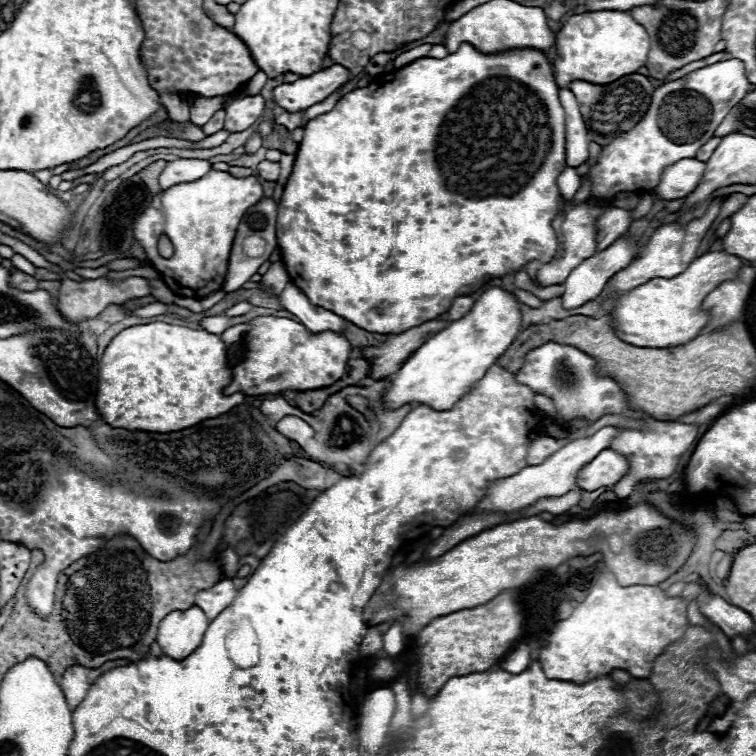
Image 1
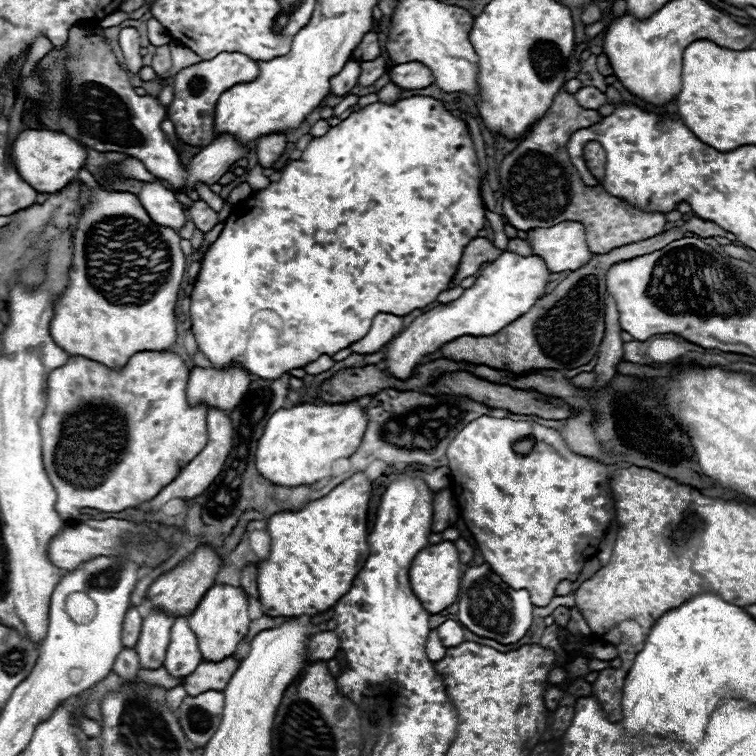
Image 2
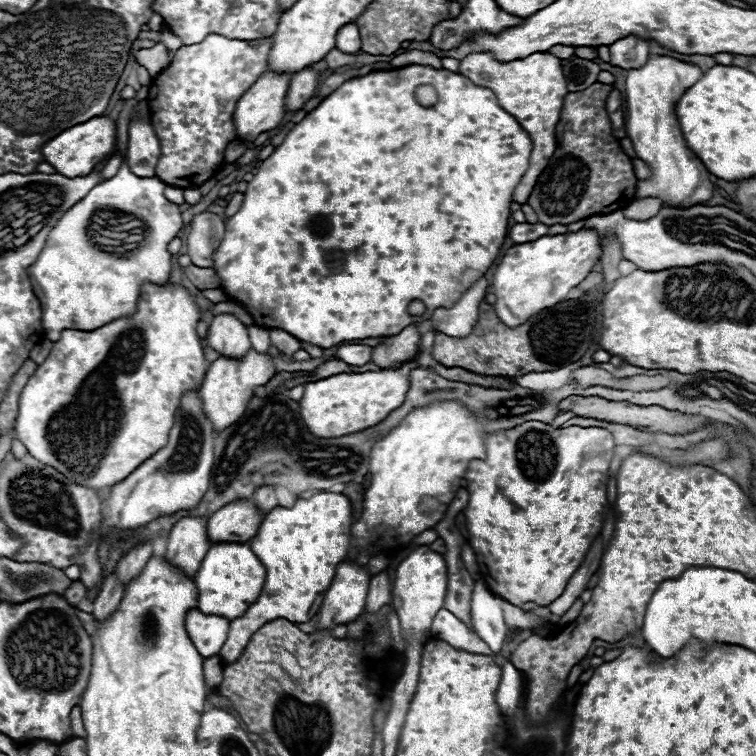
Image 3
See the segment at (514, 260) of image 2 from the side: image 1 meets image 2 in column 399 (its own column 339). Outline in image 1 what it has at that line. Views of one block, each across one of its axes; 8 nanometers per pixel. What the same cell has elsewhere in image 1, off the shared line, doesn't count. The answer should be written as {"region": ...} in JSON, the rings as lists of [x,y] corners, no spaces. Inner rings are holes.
{"region":[[[258,316],[246,322],[250,330],[244,334],[246,358],[242,364],[232,368],[232,382],[224,388],[224,394],[242,392],[246,396],[260,394],[282,394],[286,390],[304,390],[304,388],[322,388],[324,384],[334,384],[346,370],[350,358],[350,342],[344,334],[338,332],[320,332],[312,334],[302,324],[276,318],[276,316]]]}

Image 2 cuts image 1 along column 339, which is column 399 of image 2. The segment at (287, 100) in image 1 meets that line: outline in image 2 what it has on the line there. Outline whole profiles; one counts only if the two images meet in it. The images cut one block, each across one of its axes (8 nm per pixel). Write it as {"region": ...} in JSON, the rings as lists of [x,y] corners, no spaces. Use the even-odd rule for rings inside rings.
{"region":[[[406,62],[406,64],[392,66],[388,70],[388,76],[398,88],[404,88],[404,90],[426,88],[434,82],[432,72],[424,64],[416,64],[416,62]]]}

